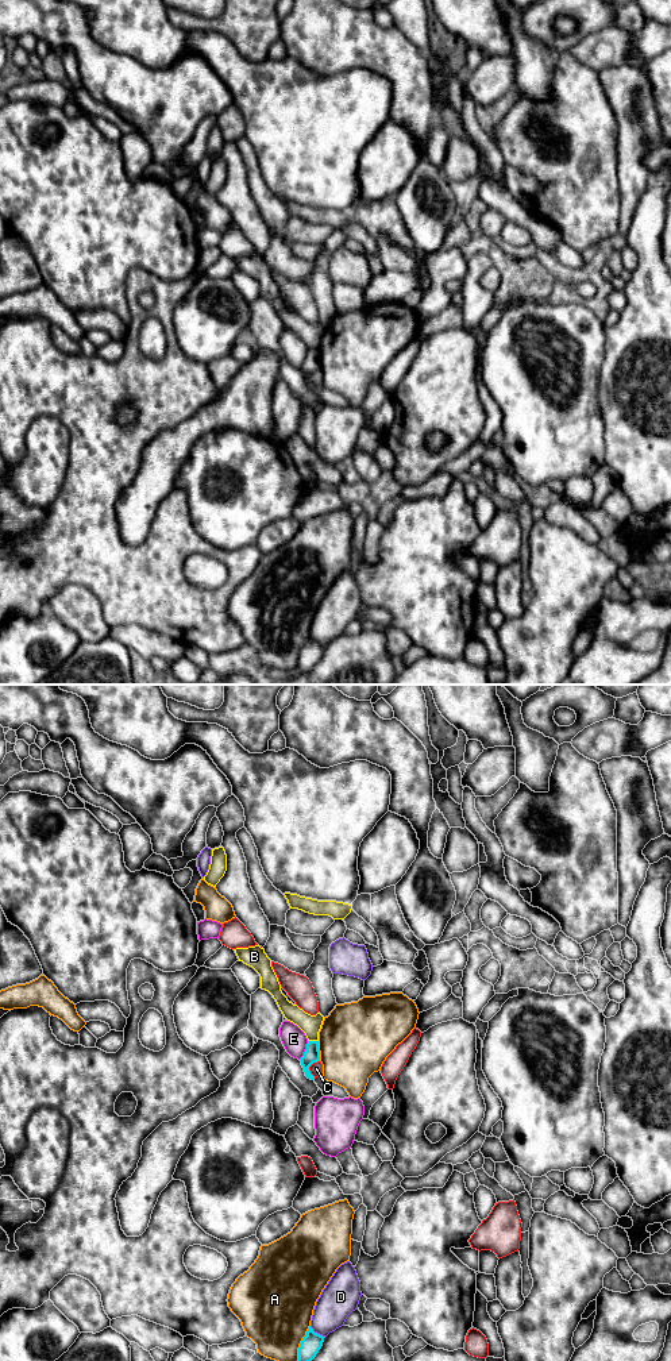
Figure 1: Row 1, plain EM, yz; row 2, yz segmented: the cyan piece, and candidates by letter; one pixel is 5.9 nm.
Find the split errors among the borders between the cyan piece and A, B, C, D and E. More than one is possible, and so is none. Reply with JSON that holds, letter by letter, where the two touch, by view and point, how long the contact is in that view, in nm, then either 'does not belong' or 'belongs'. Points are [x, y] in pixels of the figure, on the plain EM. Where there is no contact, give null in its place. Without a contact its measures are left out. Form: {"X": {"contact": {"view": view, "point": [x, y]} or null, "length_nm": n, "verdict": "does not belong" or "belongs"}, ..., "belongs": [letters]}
{"A": {"contact": {"view": "yz", "point": [300, 652]}, "length_nm": 240, "verdict": "does not belong"}, "B": {"contact": {"view": "yz", "point": [313, 350]}, "length_nm": 60, "verdict": "does not belong"}, "C": {"contact": {"view": "yz", "point": [308, 377]}, "length_nm": 120, "verdict": "does not belong"}, "D": {"contact": {"view": "yz", "point": [316, 642]}, "length_nm": 120, "verdict": "does not belong"}, "E": {"contact": {"view": "yz", "point": [305, 359]}, "length_nm": 130, "verdict": "does not belong"}, "belongs": []}

